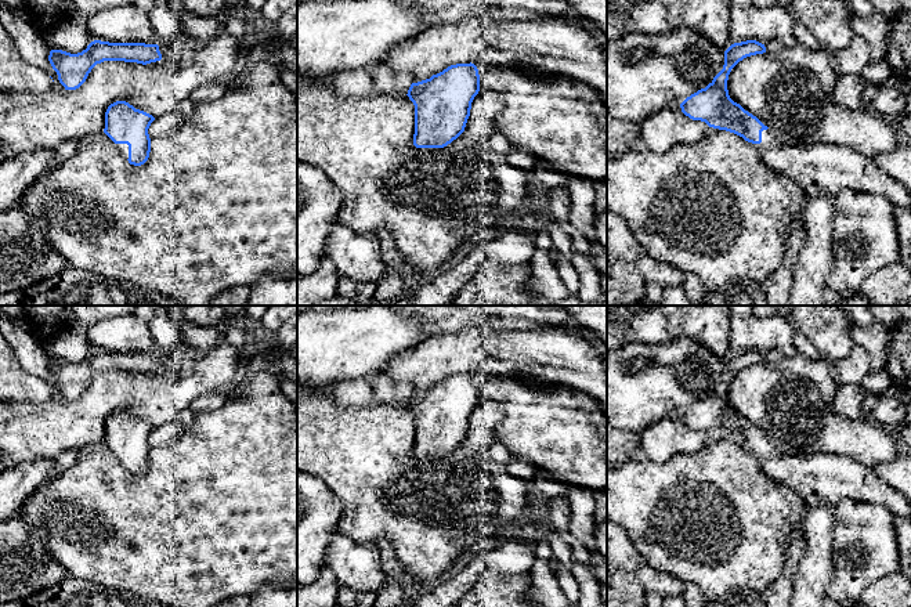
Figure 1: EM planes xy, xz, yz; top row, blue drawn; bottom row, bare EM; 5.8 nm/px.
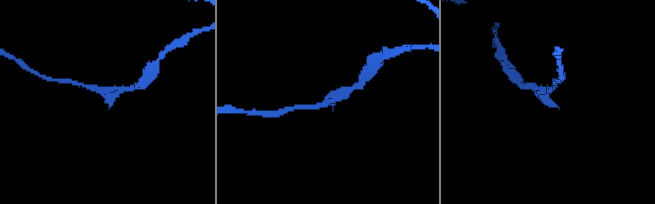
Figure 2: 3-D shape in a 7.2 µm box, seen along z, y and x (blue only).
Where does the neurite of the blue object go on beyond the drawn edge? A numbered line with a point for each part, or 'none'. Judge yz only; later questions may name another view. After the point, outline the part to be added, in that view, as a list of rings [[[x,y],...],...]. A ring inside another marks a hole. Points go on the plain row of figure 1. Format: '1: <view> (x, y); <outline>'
1: yz (817, 479); [[[767,438],[756,458],[763,471],[773,480],[792,488],[806,507],[831,503],[834,507],[850,498],[863,503],[886,506],[894,516],[908,519],[907,499],[871,467],[842,455],[814,454],[791,456],[780,452]]]

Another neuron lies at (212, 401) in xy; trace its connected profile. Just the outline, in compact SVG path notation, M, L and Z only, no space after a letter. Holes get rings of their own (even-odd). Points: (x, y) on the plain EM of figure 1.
M207 393L195 398L189 407L195 413L217 411L227 402L227 395L224 393Z

